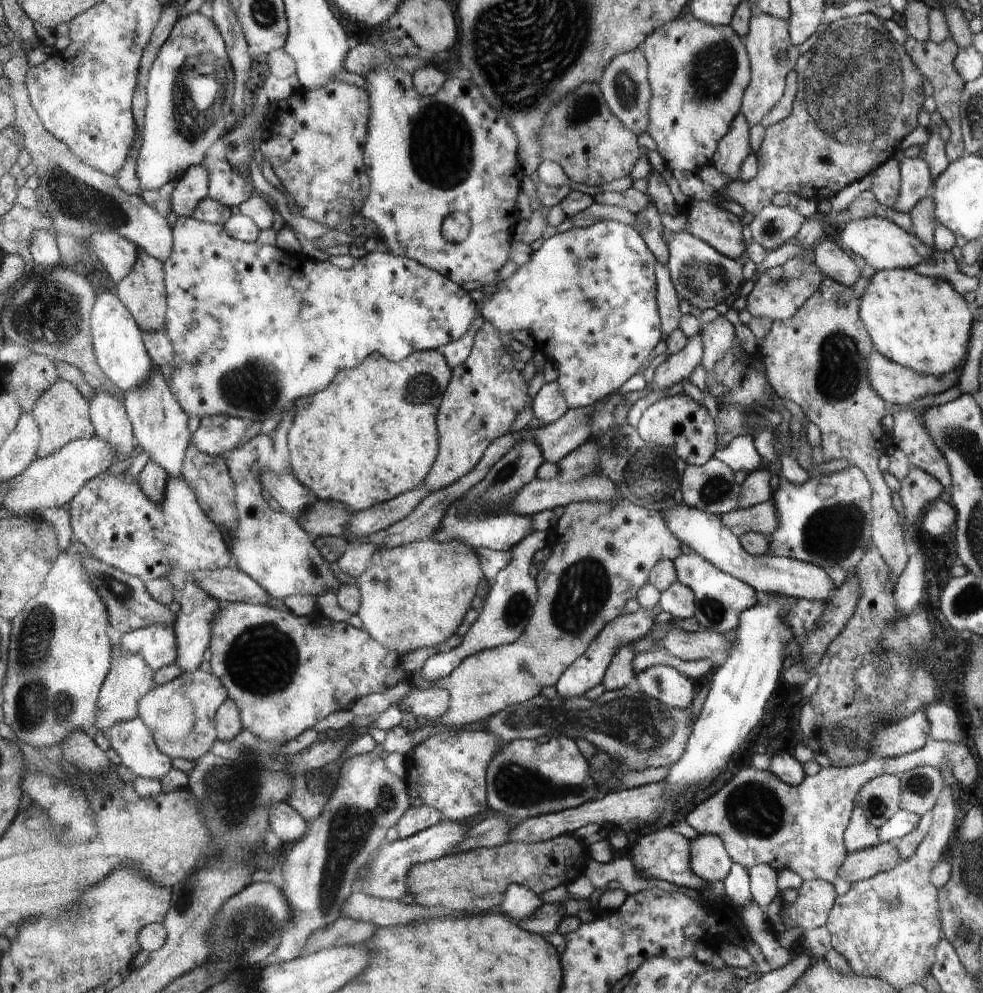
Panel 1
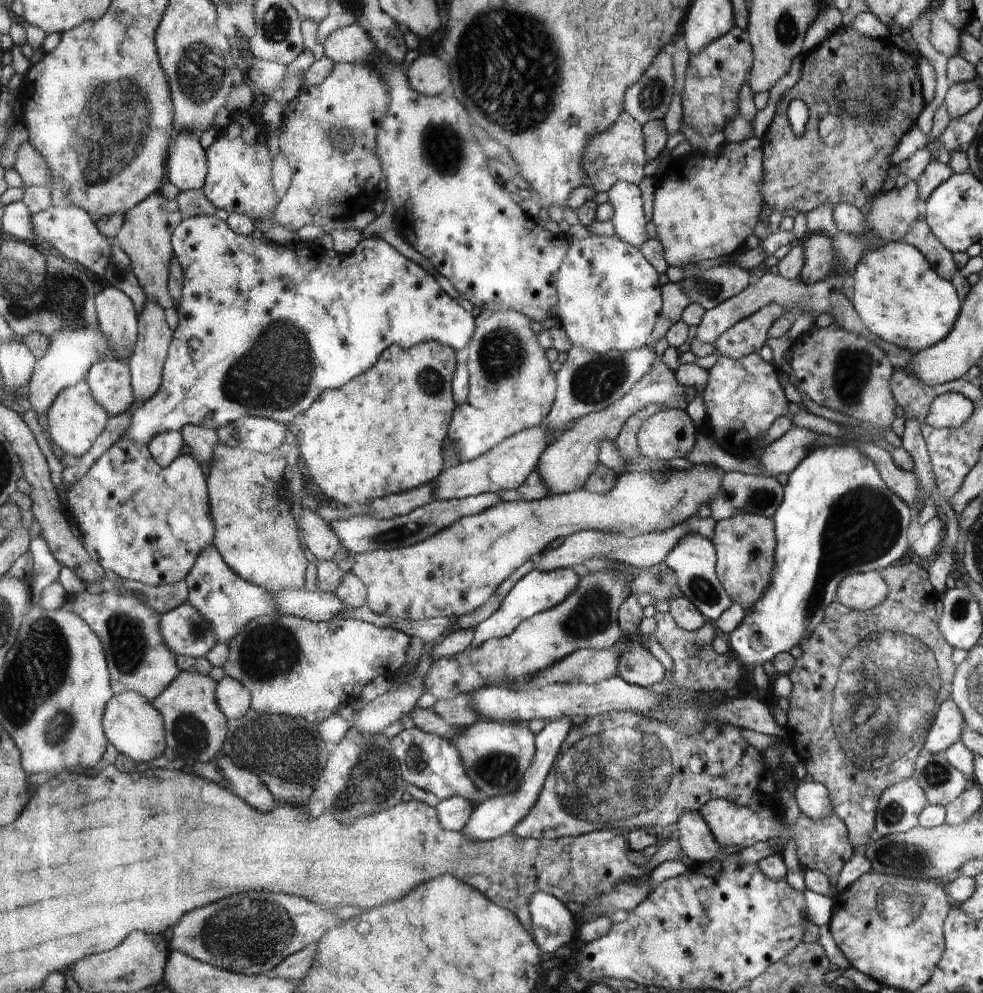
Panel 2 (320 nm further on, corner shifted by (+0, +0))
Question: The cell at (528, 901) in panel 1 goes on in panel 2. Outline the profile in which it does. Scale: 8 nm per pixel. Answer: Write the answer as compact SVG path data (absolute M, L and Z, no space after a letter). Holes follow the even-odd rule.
M537 892L530 898L531 928L534 942L542 952L553 955L578 936L578 918L554 896Z

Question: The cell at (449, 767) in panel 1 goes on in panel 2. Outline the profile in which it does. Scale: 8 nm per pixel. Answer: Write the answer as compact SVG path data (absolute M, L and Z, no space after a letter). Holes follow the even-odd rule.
M418 727L403 729L391 739L391 745L400 765L400 772L408 784L437 796L439 800L453 796L470 799L473 804L480 803L479 789L465 773L461 763L461 755L452 743L445 737L427 733Z

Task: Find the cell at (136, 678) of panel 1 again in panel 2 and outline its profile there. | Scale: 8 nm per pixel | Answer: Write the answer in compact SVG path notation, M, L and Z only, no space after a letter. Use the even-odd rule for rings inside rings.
M135 585L114 587L95 594L82 591L75 598L69 596L67 607L83 617L100 639L113 694L135 690L152 702L177 678L181 670L177 664L178 656L171 651L159 631L160 613L150 603L142 602L141 595L138 599L139 593L143 594Z

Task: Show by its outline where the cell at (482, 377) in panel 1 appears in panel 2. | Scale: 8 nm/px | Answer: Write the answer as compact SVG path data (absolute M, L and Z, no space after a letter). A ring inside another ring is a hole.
M483 309L475 319L477 330L473 332L473 338L469 340L468 346L464 347L459 354L468 369L469 395L464 404L456 406L451 427L448 428L450 437L448 445L454 443L457 446L460 462L477 459L509 436L544 424L553 408L554 396L557 396L557 380L554 380L554 374L550 370L546 352L540 348L536 340L530 317L526 318L526 315L515 310Z

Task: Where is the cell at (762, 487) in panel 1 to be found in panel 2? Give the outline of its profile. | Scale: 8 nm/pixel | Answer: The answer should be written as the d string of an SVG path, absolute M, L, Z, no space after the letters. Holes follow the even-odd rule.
M792 427L781 438L771 442L760 452L761 469L768 476L790 474L808 456L819 434L804 427Z

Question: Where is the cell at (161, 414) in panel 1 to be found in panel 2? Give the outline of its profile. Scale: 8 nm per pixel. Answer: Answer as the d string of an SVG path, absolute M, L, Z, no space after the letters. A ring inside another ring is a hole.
M148 299L145 307L141 308L141 314L138 317L139 327L136 343L133 344L133 354L127 360L132 372L132 385L136 400L144 402L151 396L157 394L161 388L162 366L166 360L166 352L169 352L171 346L172 330L168 328L164 320L164 307L156 299Z

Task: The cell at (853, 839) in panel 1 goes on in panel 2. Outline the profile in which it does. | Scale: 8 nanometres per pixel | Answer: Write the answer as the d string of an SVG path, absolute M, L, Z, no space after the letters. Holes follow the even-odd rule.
M906 563L900 566L889 566L880 570L882 578L889 588L888 596L874 608L867 611L858 611L848 608L842 603L830 603L825 608L825 618L809 637L801 640L802 656L796 659L795 667L787 674L792 681L793 690L789 696L789 708L787 710L788 731L794 740L794 749L800 760L806 765L808 778L822 783L828 791L833 804L833 812L848 829L849 840L854 850L866 847L870 832L876 827L877 807L880 806L880 798L888 788L903 780L914 778L916 757L926 747L926 740L930 727L939 706L951 696L951 688L956 665L952 662L953 648L943 639L938 630L939 616L936 615L934 604L939 600L940 594L930 583L930 564ZM894 670L902 670L900 688L896 688L896 674Z

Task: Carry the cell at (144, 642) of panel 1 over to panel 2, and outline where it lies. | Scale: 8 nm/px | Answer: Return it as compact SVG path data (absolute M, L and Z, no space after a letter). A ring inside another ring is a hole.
M188 602L160 614L159 631L176 656L204 658L218 642L213 624Z

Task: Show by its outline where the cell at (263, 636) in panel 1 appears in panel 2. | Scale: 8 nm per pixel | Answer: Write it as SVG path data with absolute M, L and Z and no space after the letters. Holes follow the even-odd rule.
M272 613L251 620L229 642L228 660L222 668L225 676L240 681L249 688L252 709L257 713L300 716L309 723L321 723L337 712L342 702L360 700L360 692L378 675L396 678L404 662L410 638L391 627L376 627L361 619L311 620L284 613Z

